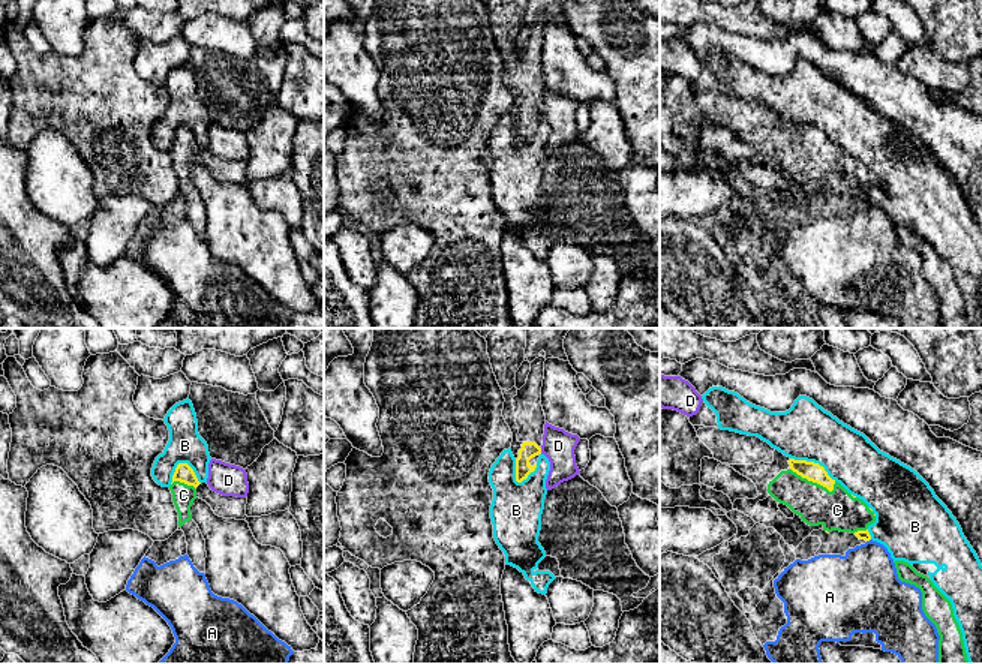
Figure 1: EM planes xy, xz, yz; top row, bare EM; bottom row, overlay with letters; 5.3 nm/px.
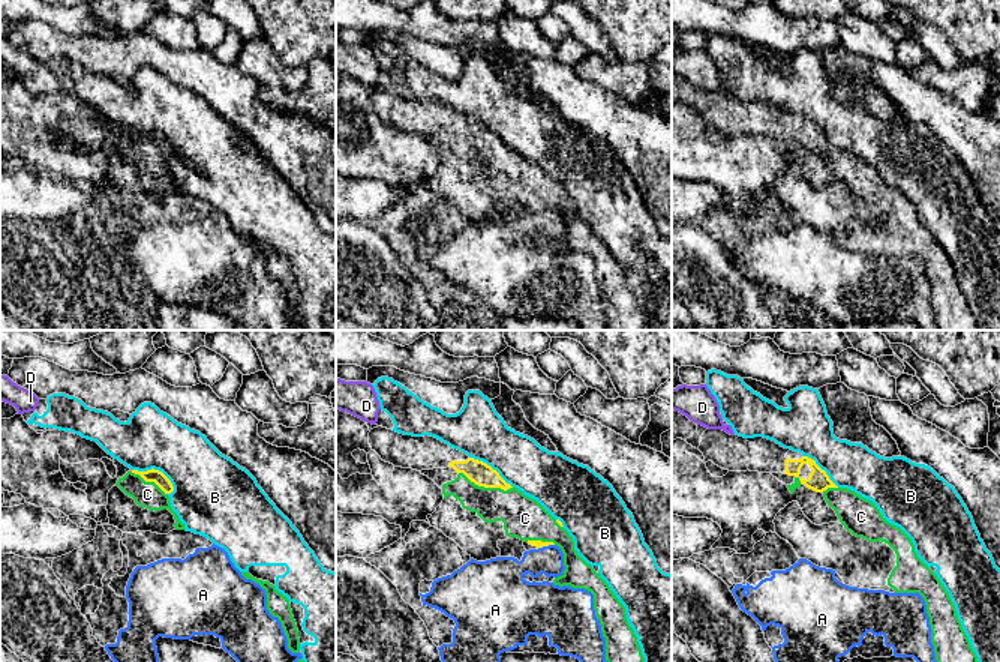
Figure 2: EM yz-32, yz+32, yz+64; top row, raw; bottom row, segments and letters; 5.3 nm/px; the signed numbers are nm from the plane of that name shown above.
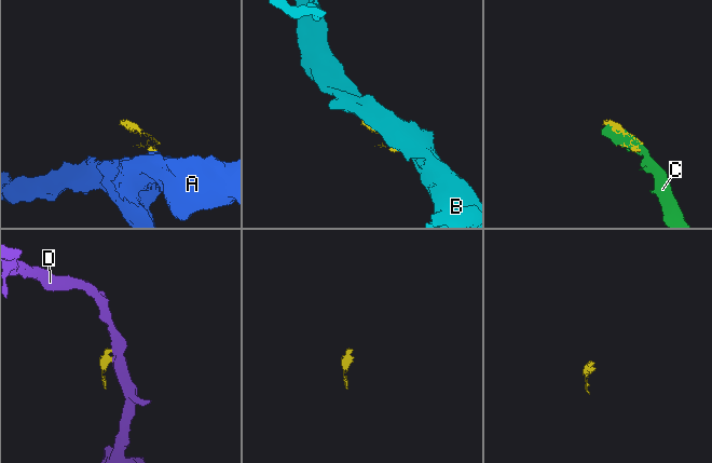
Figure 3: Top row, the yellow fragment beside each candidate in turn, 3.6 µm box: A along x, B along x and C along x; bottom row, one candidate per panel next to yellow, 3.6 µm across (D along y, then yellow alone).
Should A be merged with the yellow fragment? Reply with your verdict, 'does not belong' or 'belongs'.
does not belong

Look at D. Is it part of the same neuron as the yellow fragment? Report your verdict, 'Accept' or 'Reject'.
Reject

